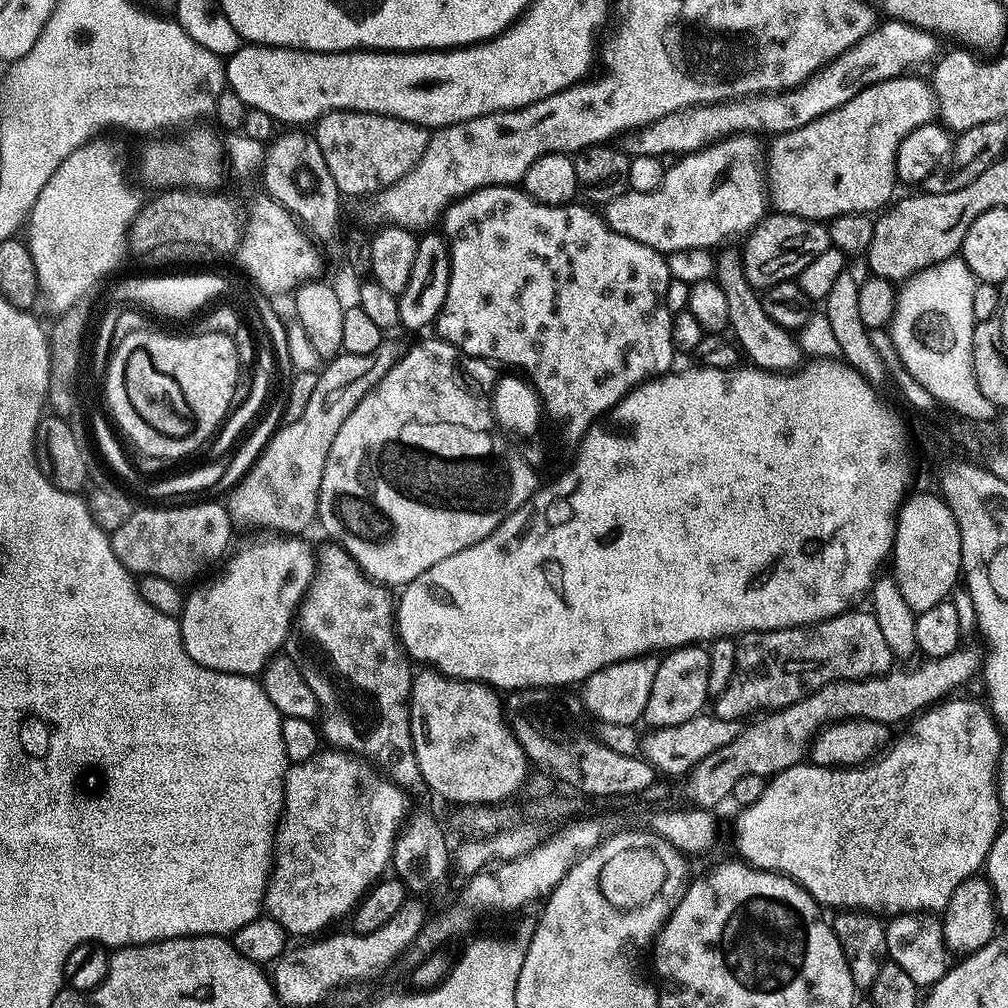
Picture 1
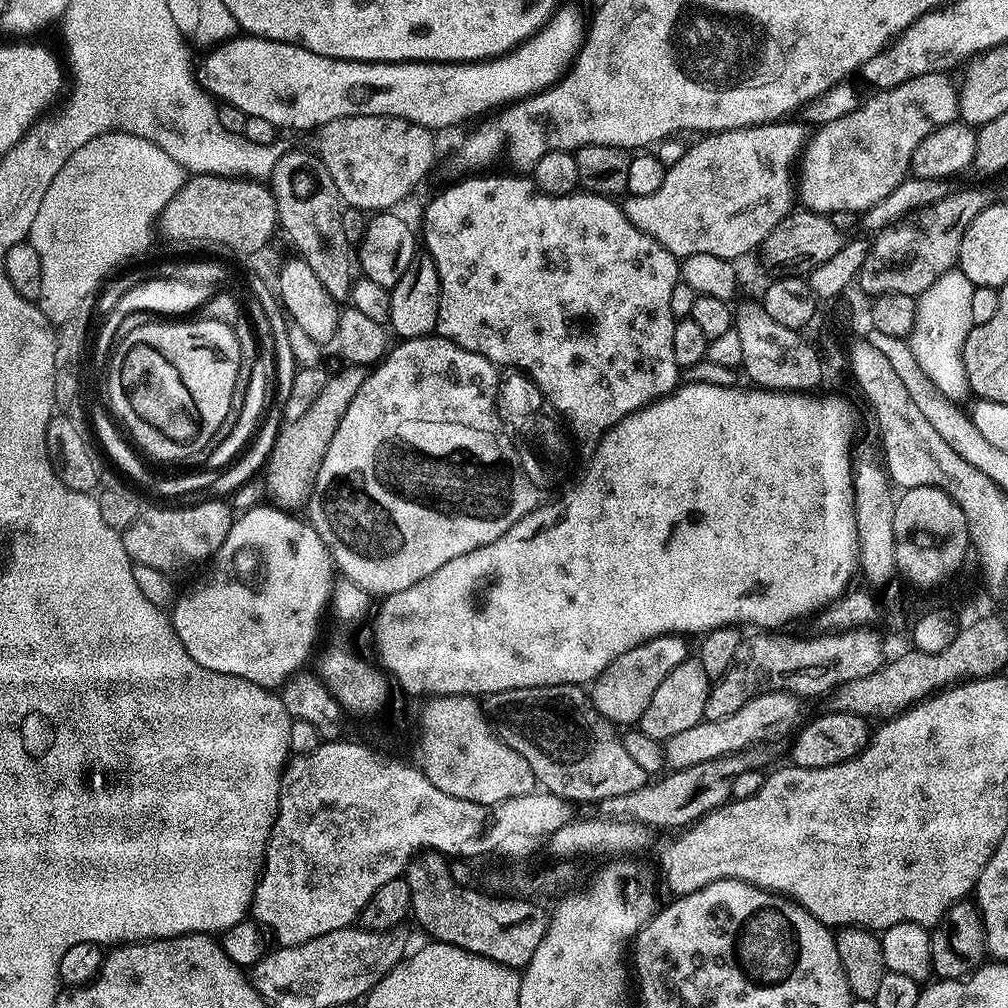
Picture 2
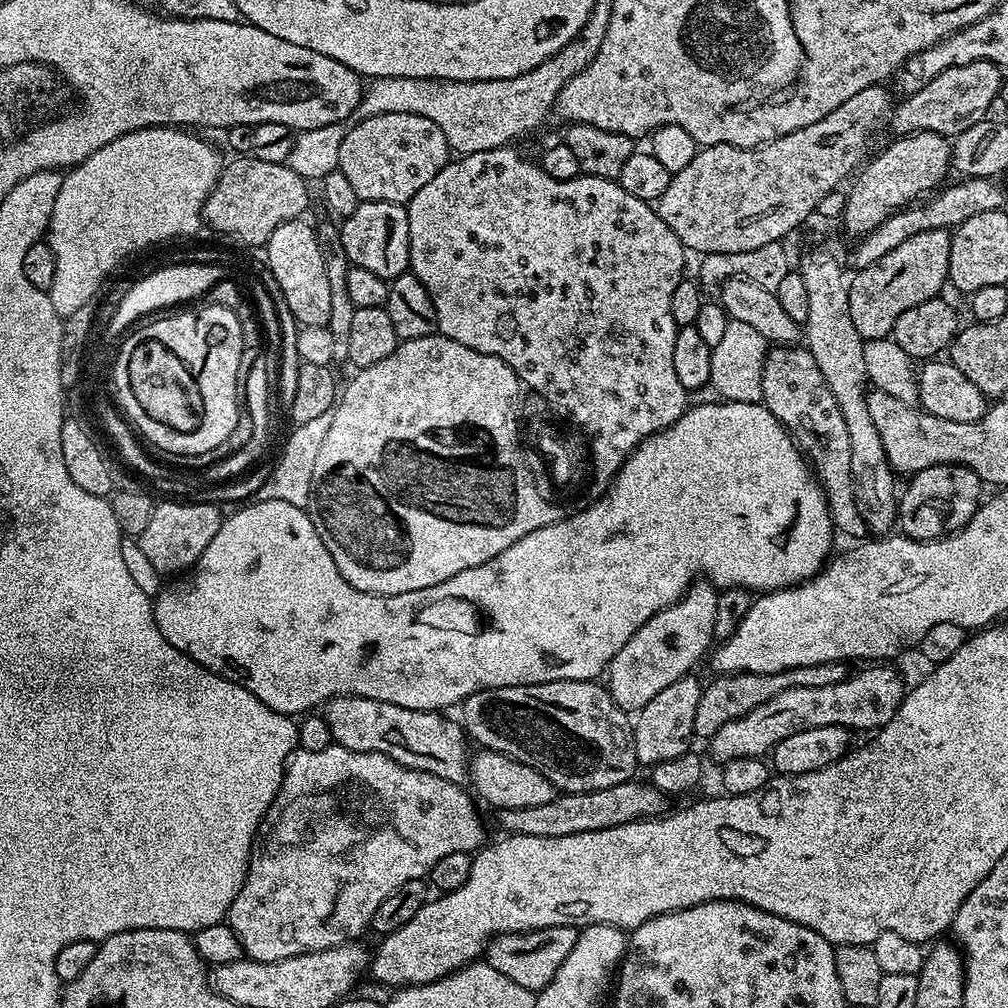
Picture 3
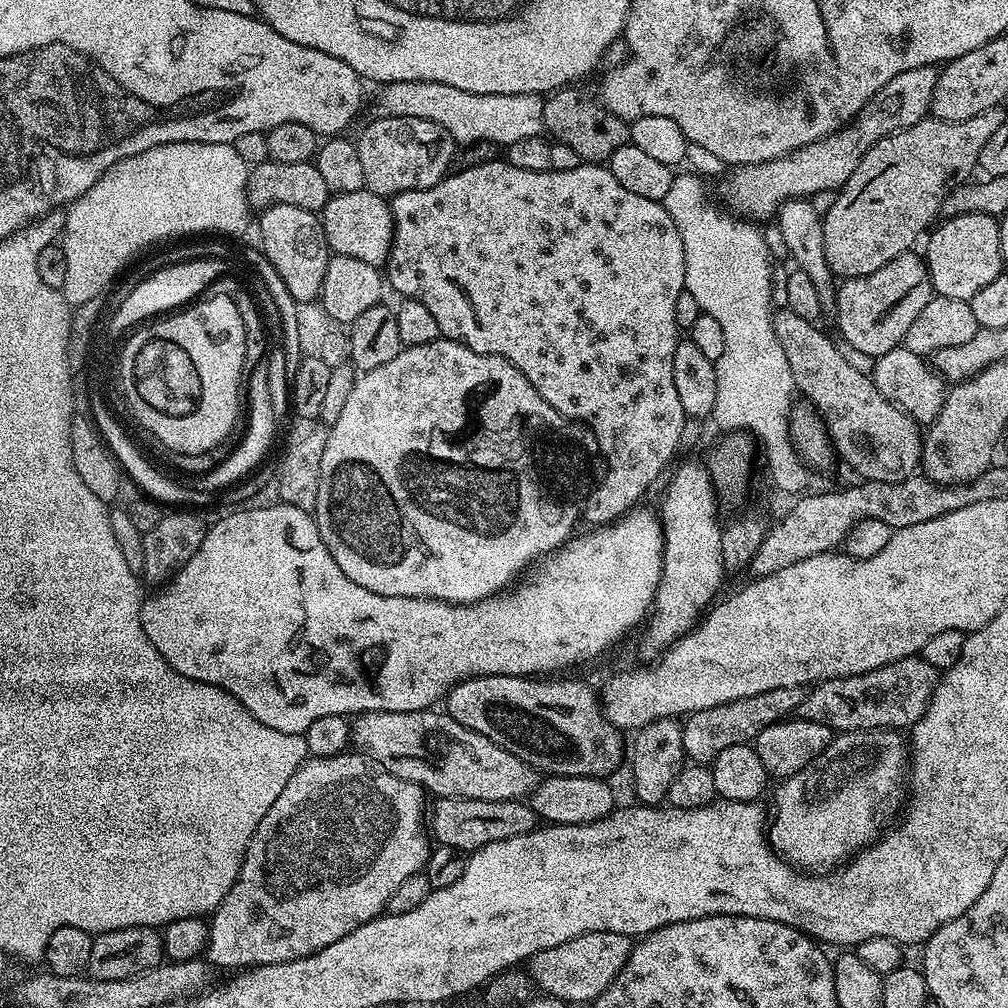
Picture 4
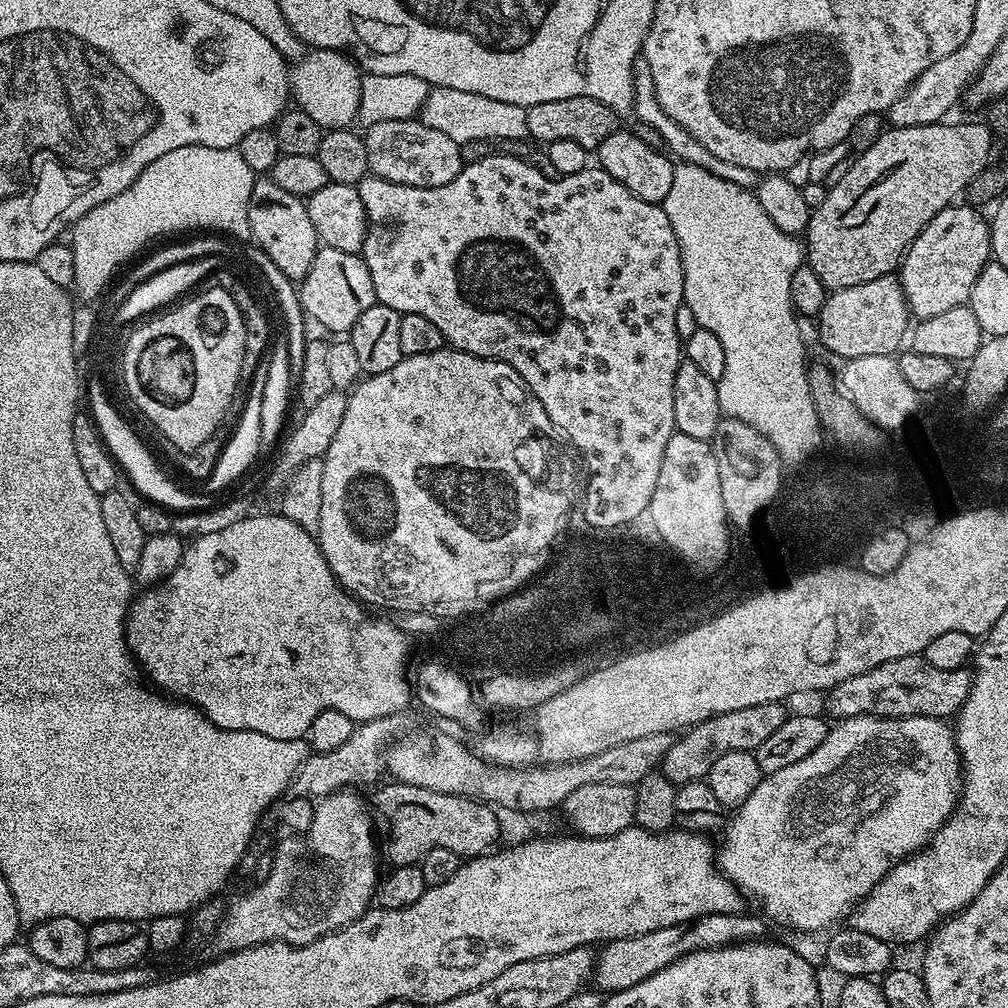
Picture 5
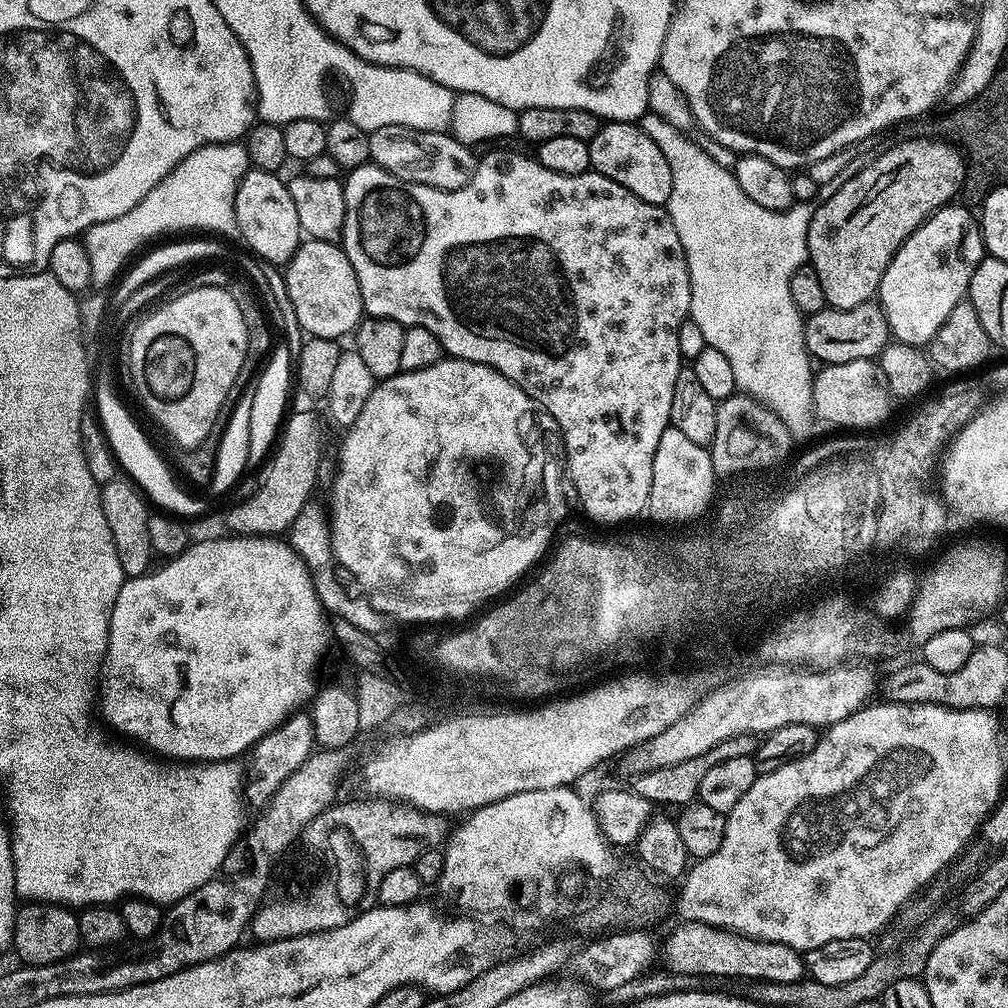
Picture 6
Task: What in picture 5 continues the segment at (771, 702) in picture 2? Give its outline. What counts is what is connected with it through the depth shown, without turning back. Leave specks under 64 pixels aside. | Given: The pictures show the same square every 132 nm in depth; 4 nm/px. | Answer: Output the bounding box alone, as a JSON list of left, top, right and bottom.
[827,655,973,722]

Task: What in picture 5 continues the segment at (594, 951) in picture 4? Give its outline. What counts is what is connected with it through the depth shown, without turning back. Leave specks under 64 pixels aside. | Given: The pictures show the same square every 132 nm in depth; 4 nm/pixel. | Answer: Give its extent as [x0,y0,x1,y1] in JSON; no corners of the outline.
[594,914,765,994]

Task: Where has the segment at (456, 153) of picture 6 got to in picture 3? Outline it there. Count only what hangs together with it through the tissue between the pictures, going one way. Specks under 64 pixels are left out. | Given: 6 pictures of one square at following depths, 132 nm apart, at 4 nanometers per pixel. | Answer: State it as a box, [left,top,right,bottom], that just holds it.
[338,114,449,205]

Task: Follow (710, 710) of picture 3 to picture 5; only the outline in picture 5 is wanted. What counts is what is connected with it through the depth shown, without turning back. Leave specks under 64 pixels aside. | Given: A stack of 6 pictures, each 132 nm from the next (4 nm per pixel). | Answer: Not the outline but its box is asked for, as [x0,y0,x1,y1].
[662,702,790,786]

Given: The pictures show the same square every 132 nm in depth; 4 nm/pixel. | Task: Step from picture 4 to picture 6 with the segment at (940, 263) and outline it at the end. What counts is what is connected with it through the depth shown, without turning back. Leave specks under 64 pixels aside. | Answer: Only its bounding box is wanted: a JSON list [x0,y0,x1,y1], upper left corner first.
[878,206,984,345]

